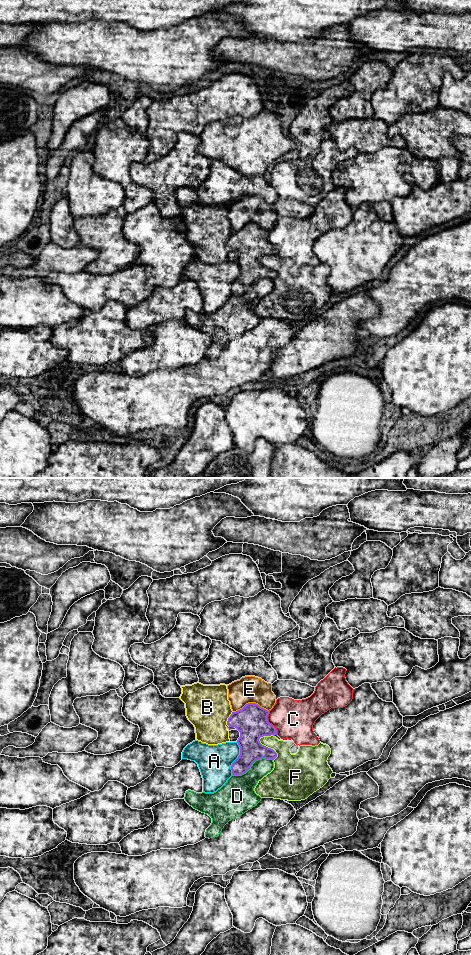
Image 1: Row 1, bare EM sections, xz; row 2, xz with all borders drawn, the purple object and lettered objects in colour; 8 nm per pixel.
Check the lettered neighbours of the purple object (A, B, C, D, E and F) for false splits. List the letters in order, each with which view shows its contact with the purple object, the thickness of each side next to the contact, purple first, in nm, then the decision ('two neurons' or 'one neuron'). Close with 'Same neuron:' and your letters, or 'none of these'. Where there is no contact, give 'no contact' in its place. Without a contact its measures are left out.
A: contact in xz; calibres 180 and 280 nm; two neurons
B: contact in xz; calibres 260 and 360 nm; two neurons
C: contact in xz; calibres 260 and 320 nm; two neurons
D: contact in xz; calibres 180 and 260 nm; two neurons
E: contact in xz; calibres 260 and 220 nm; two neurons
F: contact in xz; calibres 260 and 200 nm; two neurons
Same neuron: none of these

